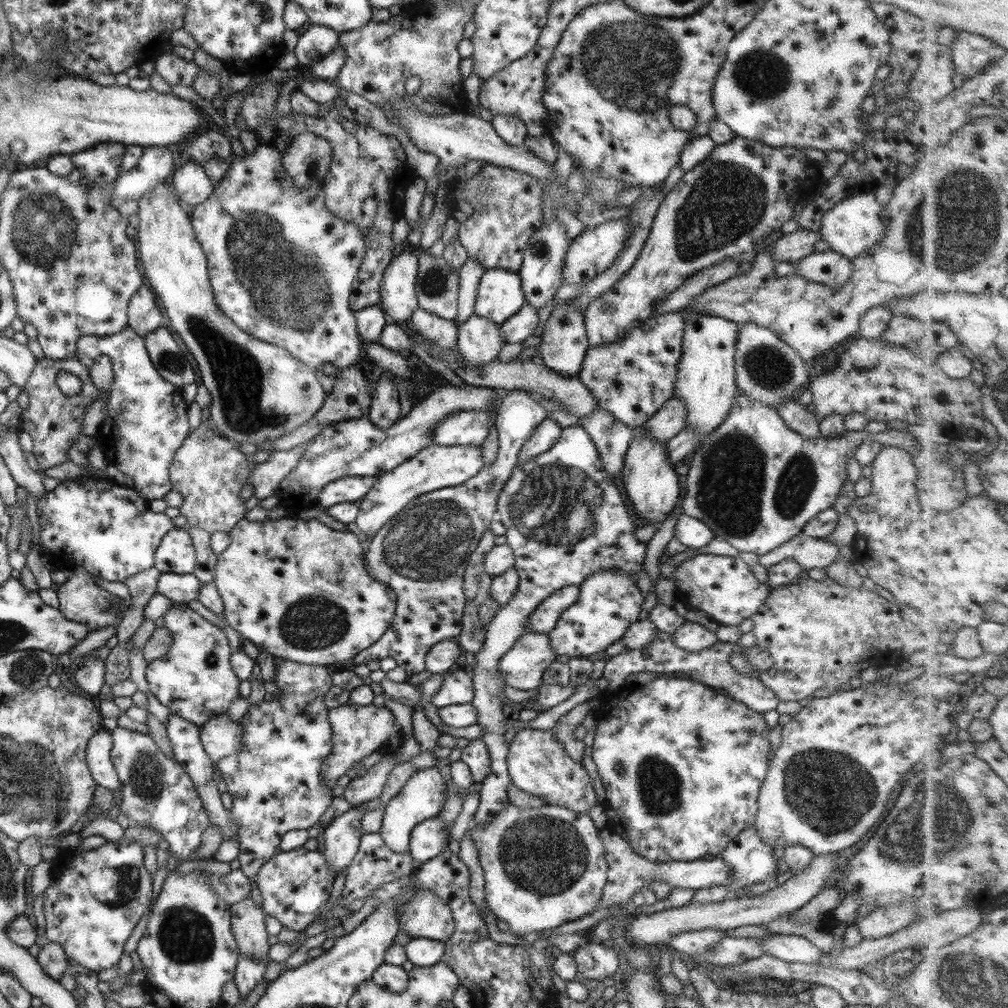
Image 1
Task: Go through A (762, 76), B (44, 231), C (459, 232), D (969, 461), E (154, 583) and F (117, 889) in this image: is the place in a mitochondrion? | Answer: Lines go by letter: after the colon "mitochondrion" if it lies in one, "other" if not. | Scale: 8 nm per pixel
A: mitochondrion
B: mitochondrion
C: other
D: other
E: other
F: mitochondrion

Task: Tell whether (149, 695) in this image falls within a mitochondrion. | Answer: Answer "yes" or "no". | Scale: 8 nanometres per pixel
no

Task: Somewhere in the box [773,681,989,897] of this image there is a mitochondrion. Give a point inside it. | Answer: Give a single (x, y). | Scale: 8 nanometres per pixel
(924, 835)

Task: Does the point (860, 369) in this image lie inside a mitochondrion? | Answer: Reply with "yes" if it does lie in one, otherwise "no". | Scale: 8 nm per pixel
no

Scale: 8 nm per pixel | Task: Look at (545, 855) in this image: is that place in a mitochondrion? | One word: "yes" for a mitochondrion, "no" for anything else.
yes

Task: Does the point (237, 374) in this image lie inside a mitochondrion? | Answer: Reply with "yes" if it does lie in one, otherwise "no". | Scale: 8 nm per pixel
yes

